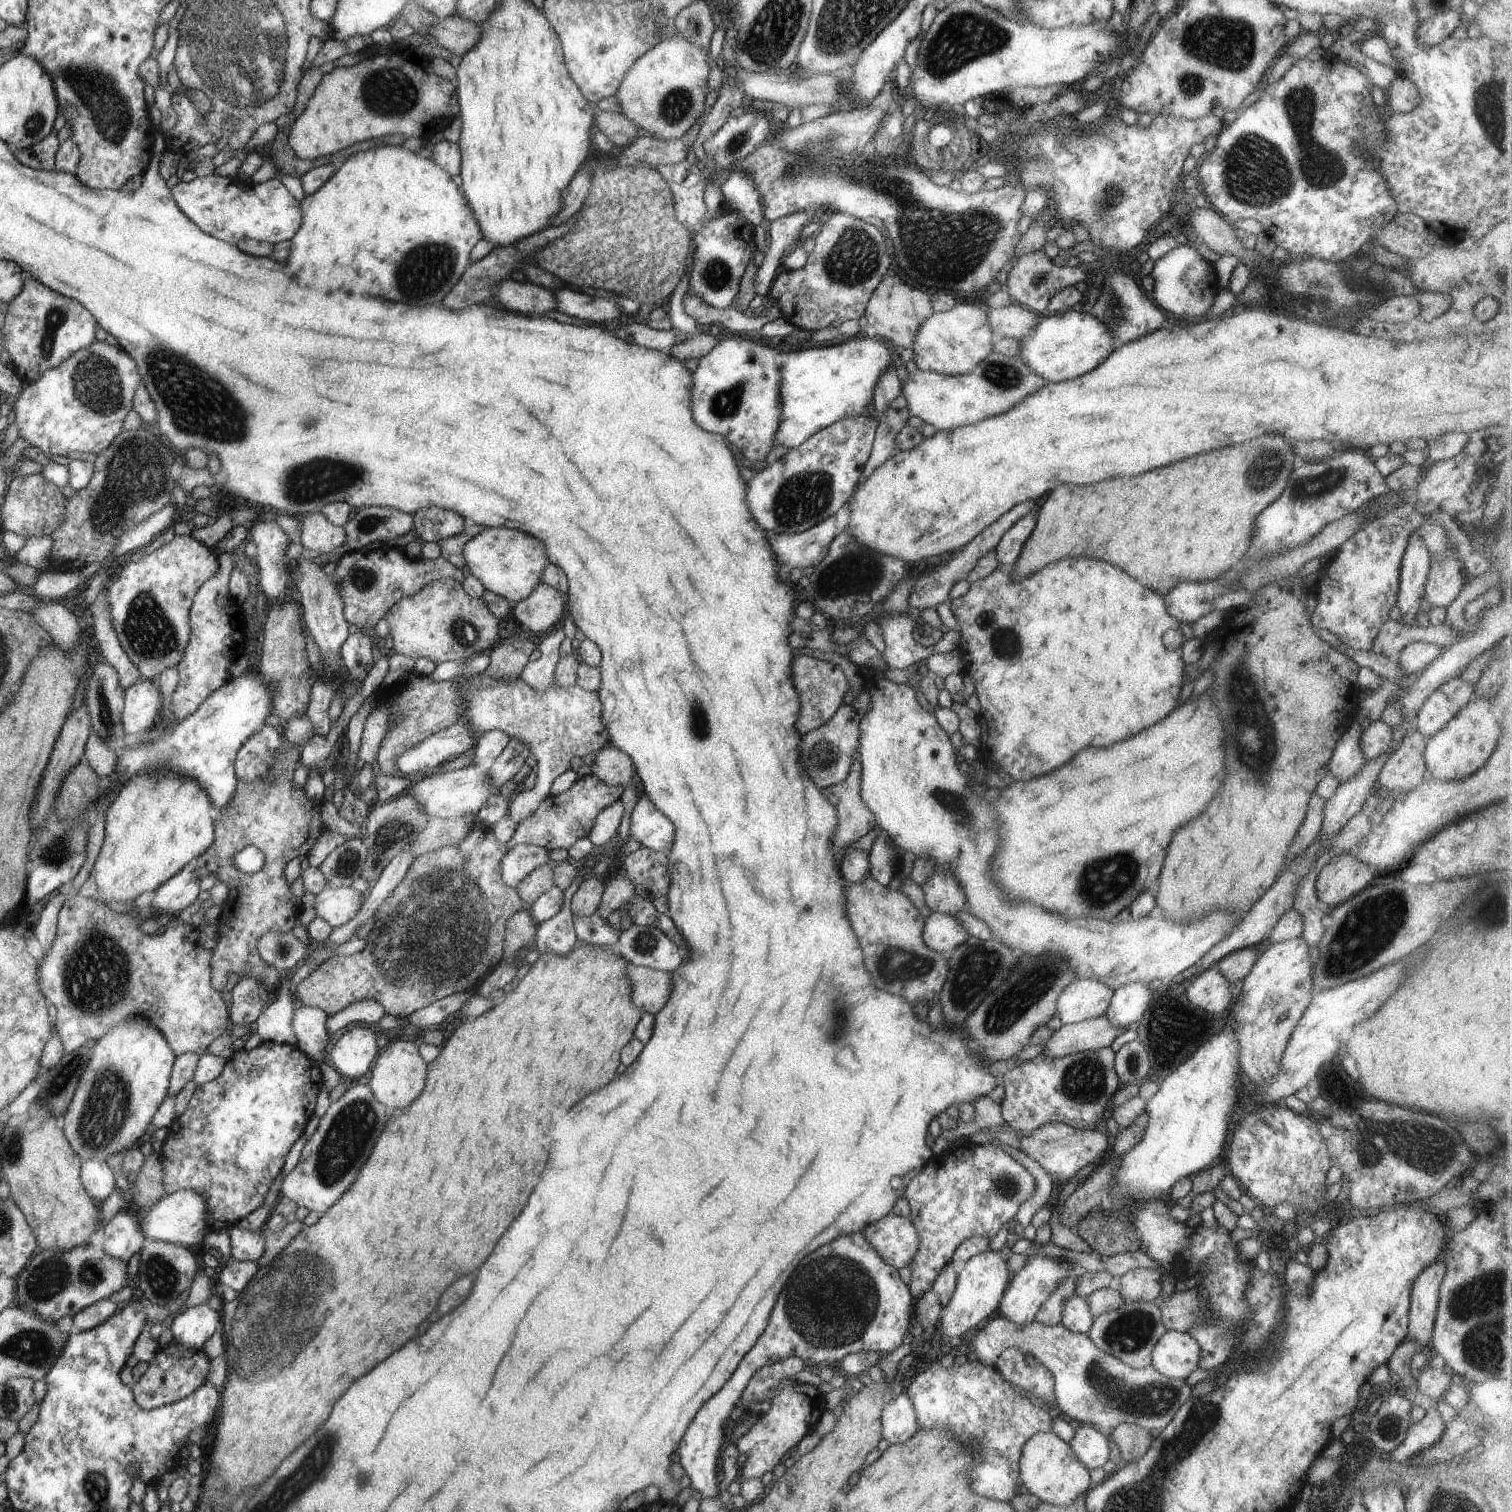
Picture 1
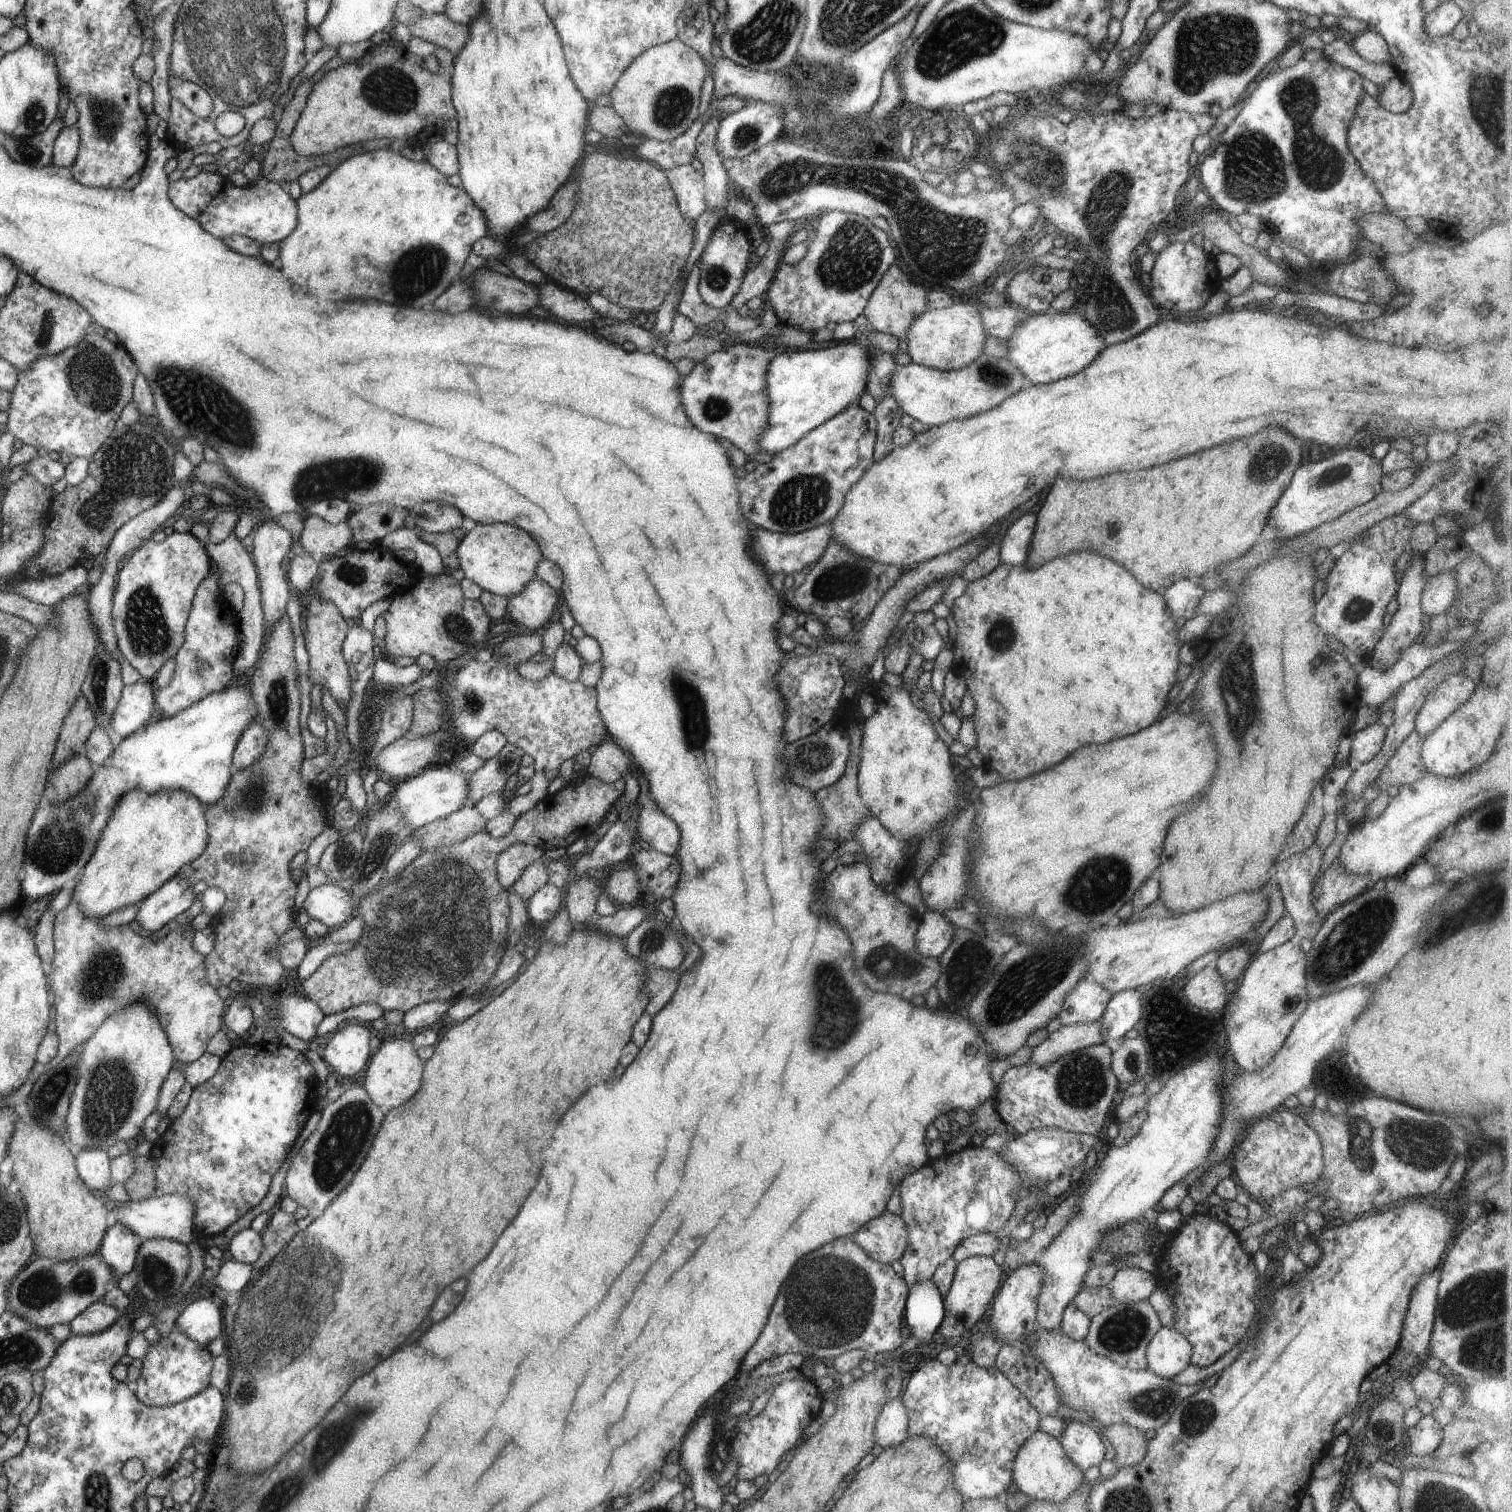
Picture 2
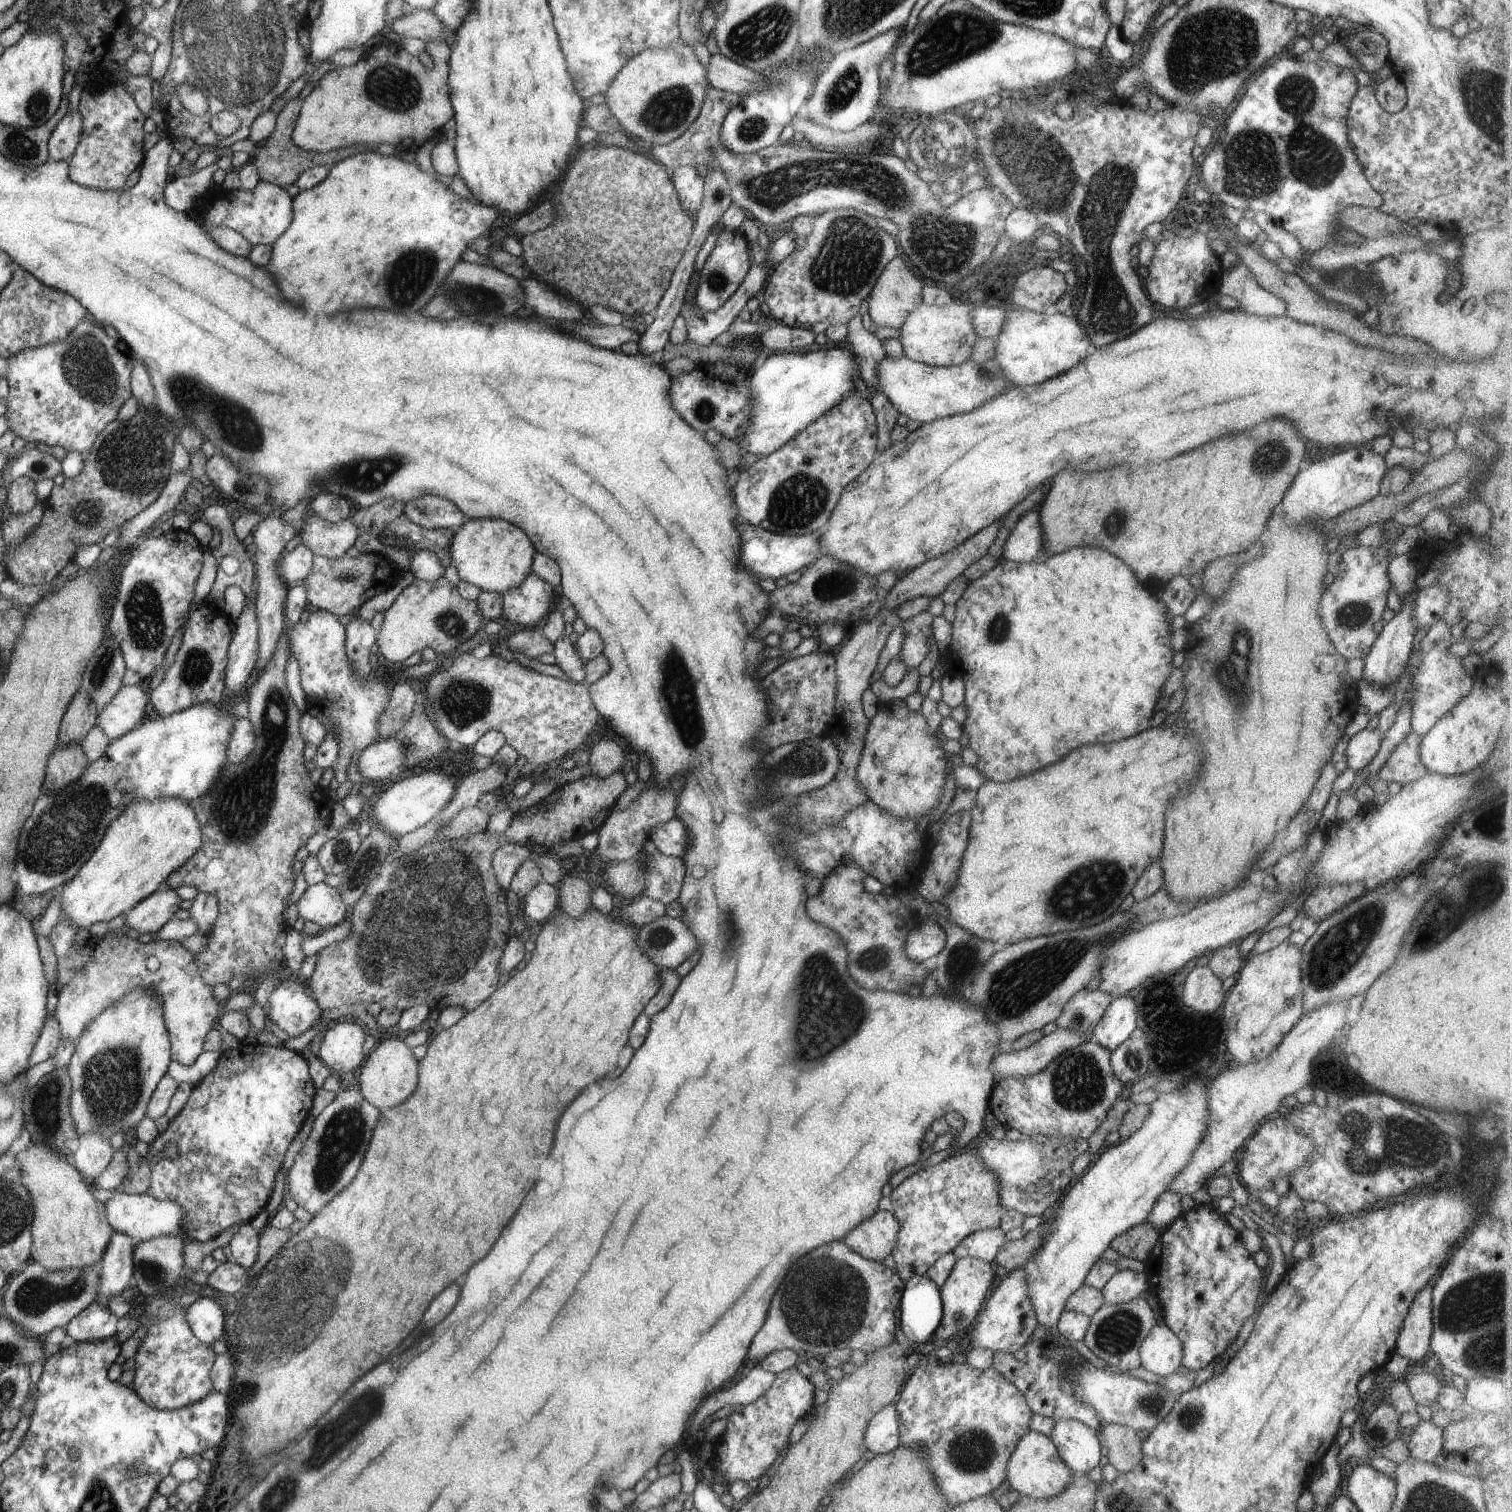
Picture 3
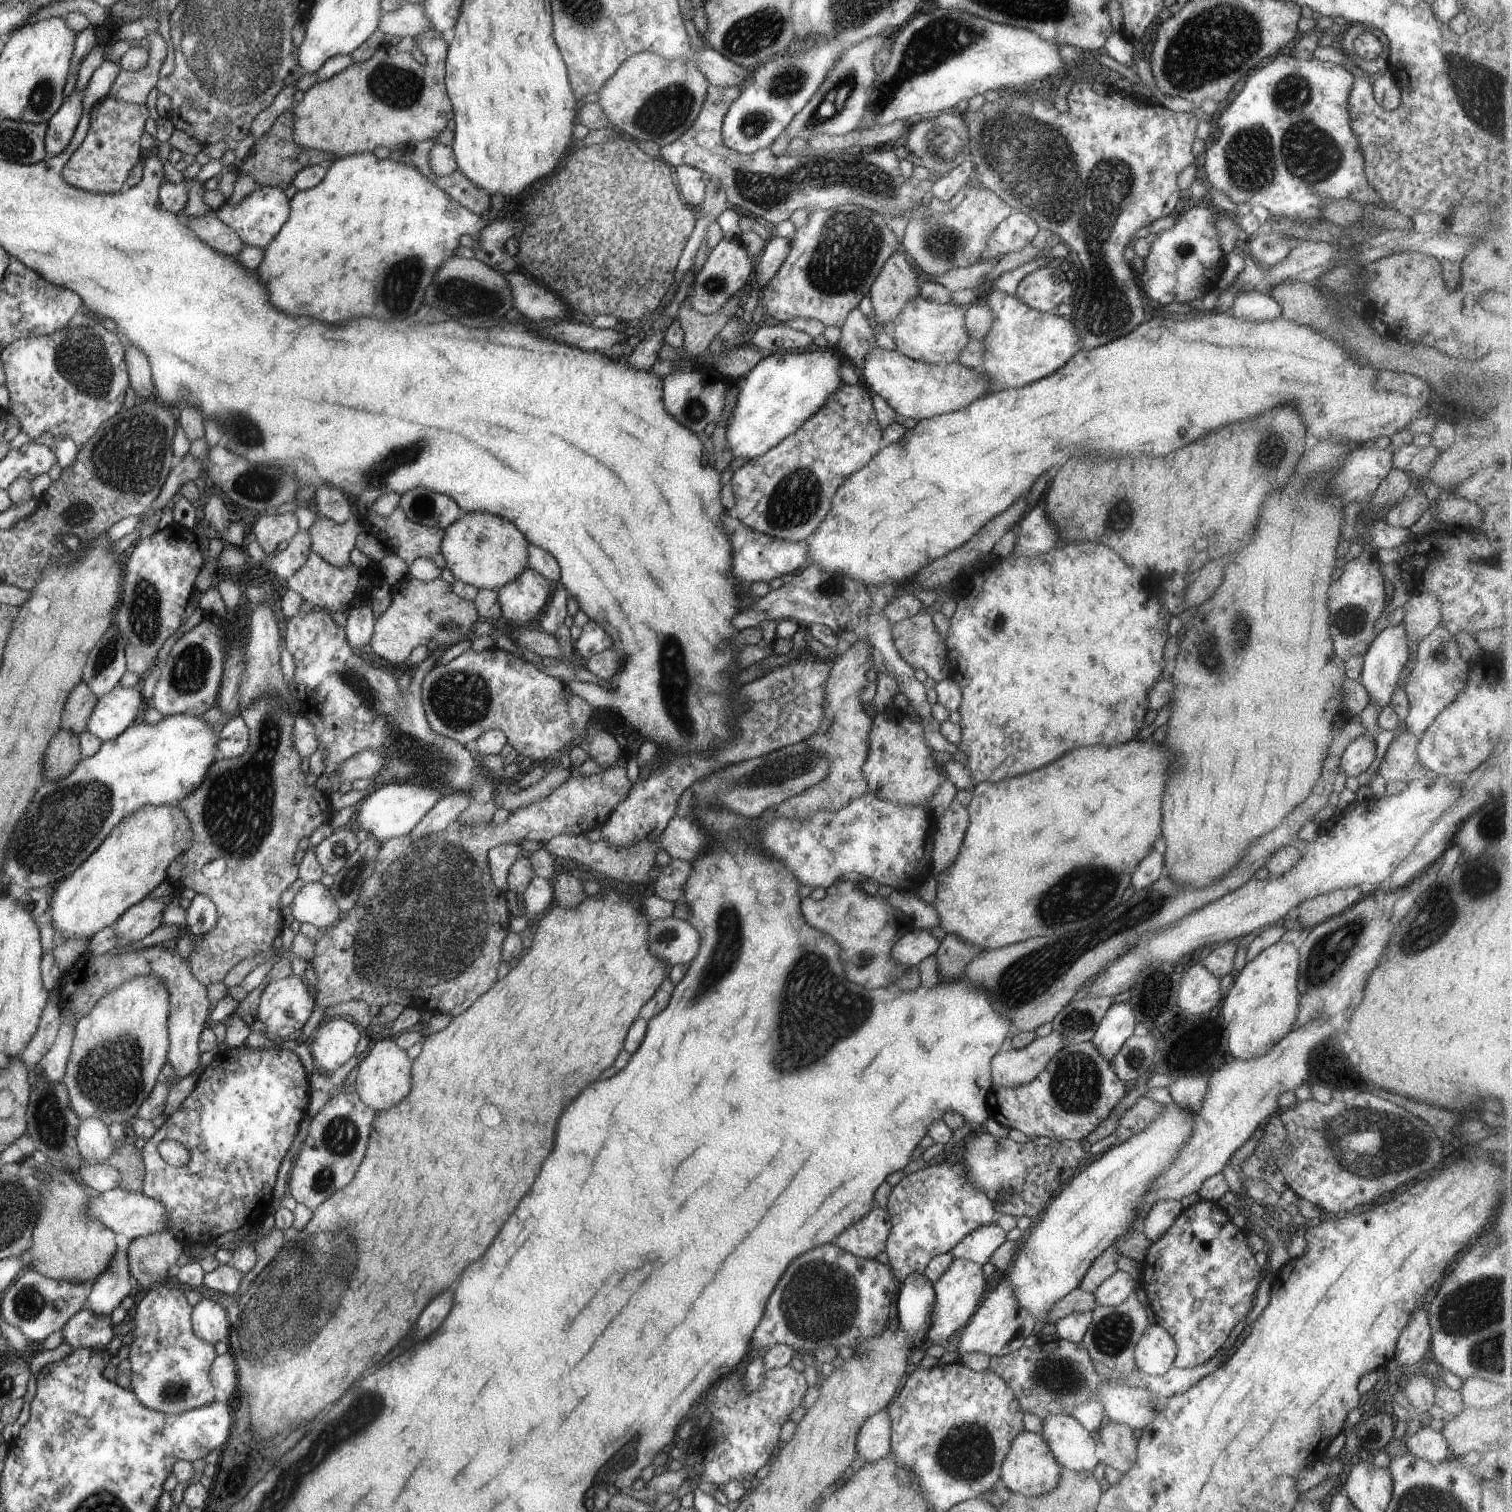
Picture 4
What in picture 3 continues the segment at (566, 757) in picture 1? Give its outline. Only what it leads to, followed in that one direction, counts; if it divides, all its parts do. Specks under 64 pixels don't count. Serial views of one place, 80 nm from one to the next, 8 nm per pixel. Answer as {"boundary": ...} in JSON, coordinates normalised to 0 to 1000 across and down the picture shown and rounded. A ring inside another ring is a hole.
{"boundary":[[[331,431],[319,436],[315,436],[310,432],[302,433],[298,438],[280,450],[282,454],[282,473],[295,489],[300,493],[311,495],[323,483],[331,483],[337,488],[335,492],[354,507],[364,505],[365,503],[372,503],[374,501],[374,497],[380,497],[381,495],[384,495],[393,484],[396,474],[397,473],[394,471],[395,468],[390,462],[388,452],[356,445]]]}

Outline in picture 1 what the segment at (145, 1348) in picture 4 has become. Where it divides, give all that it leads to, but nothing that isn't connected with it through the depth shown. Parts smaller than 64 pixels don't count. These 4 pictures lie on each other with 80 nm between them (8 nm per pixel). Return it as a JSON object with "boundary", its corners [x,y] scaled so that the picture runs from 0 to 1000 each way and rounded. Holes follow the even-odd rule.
{"boundary":[[[116,888],[106,891],[106,893],[99,899],[98,906],[90,913],[88,920],[90,927],[94,933],[106,932],[124,924],[132,919],[137,913],[140,899],[134,892],[126,892]]]}

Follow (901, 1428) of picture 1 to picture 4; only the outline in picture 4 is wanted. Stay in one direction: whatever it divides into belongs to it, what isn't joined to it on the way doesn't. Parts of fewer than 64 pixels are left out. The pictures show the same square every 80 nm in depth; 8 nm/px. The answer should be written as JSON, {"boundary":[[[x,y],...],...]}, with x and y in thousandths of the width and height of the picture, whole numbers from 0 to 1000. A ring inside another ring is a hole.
{"boundary":[[[586,932],[582,933],[567,946],[567,950],[566,950],[567,963],[572,965],[573,968],[588,964],[590,961],[590,958],[589,958],[589,949],[587,934]]]}

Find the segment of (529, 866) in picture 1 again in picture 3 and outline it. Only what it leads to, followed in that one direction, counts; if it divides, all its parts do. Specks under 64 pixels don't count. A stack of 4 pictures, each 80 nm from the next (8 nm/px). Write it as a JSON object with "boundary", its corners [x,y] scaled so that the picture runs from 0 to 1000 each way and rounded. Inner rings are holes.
{"boundary":[[[337,558],[332,559],[326,567],[326,573],[328,575],[329,583],[337,589],[340,579],[345,571],[349,567],[353,567],[353,562],[348,559]]]}

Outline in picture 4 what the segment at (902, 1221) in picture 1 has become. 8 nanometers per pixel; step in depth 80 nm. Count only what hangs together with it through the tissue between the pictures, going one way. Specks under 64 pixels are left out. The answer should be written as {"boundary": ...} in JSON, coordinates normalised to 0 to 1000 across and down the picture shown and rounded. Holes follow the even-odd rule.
{"boundary":[[[583,798],[577,799],[569,807],[561,811],[551,822],[556,827],[570,833],[578,833],[585,828],[589,817],[589,804]]]}

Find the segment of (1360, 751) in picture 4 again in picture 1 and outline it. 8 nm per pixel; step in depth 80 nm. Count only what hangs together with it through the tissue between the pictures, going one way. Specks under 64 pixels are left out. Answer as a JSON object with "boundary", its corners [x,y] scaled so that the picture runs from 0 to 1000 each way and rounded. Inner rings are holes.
{"boundary":[[[913,476],[907,477],[901,483],[899,491],[905,503],[917,499],[921,493],[921,481]]]}

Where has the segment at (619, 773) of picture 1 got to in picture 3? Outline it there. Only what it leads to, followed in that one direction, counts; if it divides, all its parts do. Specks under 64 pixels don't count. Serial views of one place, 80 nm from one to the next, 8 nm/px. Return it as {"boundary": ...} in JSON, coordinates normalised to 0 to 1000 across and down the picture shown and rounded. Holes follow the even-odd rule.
{"boundary":[[[398,489],[391,495],[390,506],[396,515],[410,510],[413,504],[413,496],[405,489]]]}

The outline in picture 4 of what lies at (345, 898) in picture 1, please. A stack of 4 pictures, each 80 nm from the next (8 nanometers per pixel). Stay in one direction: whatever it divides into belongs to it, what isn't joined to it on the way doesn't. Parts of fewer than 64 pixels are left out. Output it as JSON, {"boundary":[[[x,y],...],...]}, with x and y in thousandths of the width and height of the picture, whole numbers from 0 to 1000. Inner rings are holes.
{"boundary":[[[212,583],[202,584],[195,592],[192,601],[196,610],[198,610],[198,611],[204,610],[213,616],[218,614],[227,606],[227,603],[224,600],[223,595],[218,590],[218,587],[214,586]]]}

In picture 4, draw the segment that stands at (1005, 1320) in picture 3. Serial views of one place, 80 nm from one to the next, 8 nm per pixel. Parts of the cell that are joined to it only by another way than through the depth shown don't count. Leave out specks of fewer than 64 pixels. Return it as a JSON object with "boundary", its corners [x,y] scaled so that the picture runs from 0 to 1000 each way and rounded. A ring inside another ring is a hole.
{"boundary":[[[663,847],[659,851],[659,853],[652,854],[651,858],[640,876],[638,877],[634,888],[634,895],[635,896],[649,894],[654,897],[663,897],[671,894],[680,884],[686,880],[686,873],[684,872],[683,869],[680,868],[680,866],[677,866],[672,862],[671,854],[668,853],[668,849],[665,847]]]}

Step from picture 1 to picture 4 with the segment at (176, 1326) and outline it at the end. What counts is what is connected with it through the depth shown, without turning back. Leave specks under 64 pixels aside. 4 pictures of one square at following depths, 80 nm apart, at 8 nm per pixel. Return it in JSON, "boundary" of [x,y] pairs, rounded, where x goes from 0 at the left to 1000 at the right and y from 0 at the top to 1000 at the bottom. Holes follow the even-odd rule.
{"boundary":[[[134,859],[128,866],[128,880],[131,885],[142,890],[152,882],[152,876],[148,865],[140,860]]]}

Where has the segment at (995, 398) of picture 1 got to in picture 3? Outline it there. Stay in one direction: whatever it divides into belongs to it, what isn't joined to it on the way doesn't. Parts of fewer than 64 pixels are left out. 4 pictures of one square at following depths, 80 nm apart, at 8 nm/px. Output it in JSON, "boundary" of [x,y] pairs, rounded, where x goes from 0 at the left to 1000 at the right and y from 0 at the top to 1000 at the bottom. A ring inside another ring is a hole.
{"boundary":[[[586,236],[581,241],[580,251],[583,259],[589,264],[591,270],[595,274],[599,274],[602,278],[608,280],[643,272],[671,255],[657,236],[649,241],[642,238],[628,243],[618,243],[602,238],[601,236]]]}

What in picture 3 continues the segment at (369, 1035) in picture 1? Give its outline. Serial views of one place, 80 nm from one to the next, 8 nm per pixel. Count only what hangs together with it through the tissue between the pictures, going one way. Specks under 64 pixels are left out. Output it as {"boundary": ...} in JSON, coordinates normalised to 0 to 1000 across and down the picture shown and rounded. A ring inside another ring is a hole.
{"boundary":[[[235,675],[220,676],[214,684],[209,699],[221,709],[234,709],[242,701],[241,688],[242,683],[235,677]]]}

